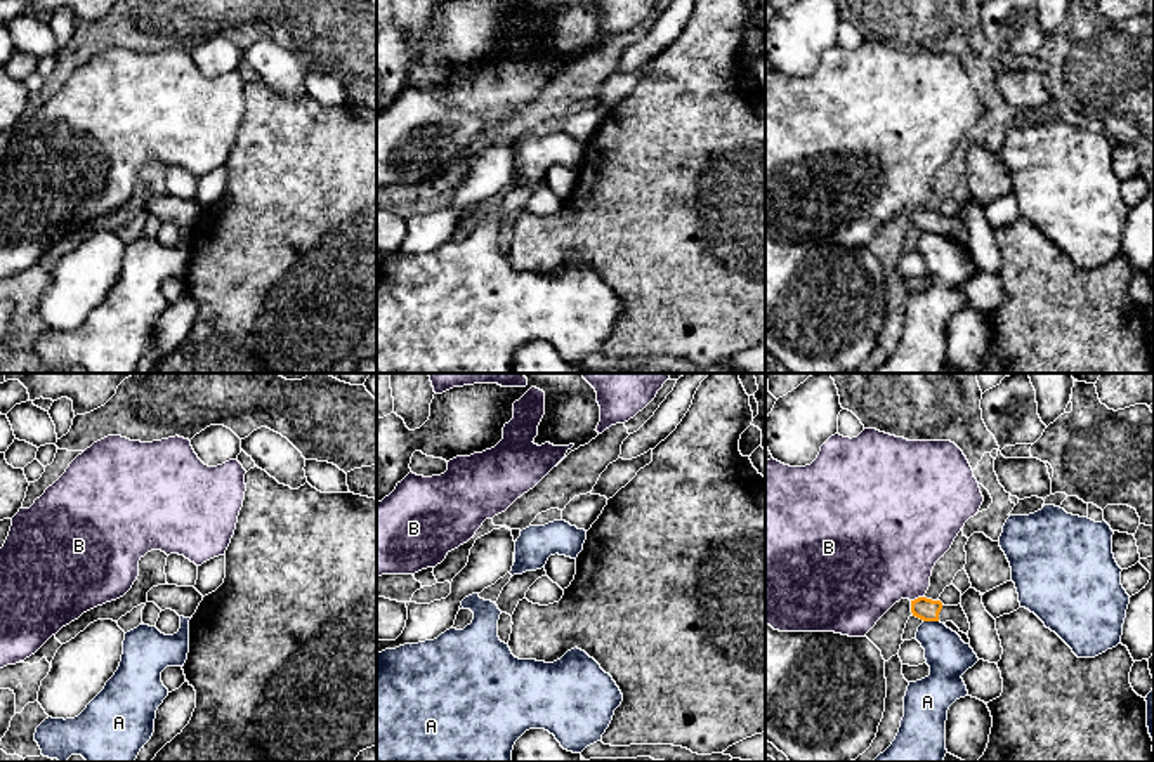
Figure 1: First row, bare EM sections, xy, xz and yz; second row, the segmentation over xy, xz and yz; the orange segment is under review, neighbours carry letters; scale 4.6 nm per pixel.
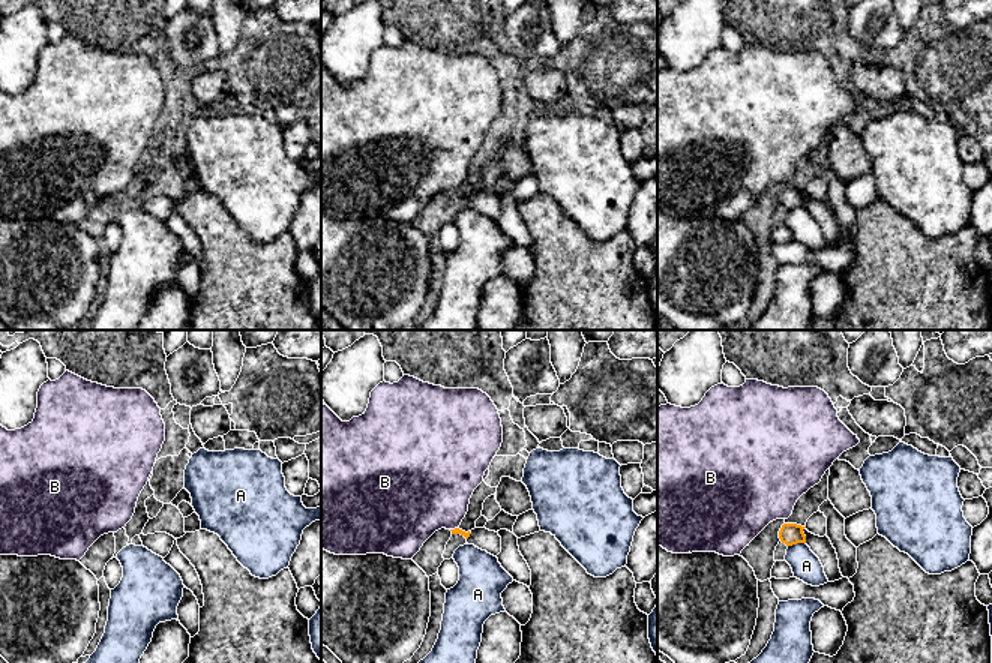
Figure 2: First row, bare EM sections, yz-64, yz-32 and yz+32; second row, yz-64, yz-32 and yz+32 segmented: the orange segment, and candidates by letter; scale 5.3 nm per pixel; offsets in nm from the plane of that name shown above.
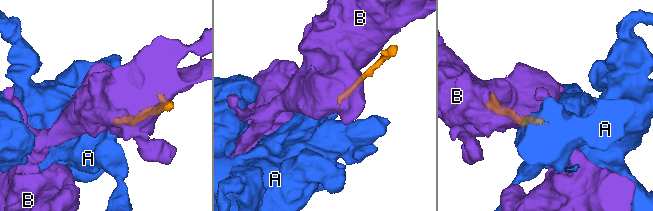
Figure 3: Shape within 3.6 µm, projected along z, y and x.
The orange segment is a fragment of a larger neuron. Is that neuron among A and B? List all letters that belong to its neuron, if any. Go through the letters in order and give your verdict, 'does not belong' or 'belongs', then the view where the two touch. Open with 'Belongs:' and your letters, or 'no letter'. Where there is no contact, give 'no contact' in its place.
Belongs: no letter
A: does not belong | yz
B: does not belong | yz

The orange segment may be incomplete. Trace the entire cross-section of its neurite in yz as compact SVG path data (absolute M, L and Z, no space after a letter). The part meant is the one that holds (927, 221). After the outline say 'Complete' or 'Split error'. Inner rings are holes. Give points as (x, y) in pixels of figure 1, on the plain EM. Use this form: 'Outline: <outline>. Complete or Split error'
Outline: M918 208L911 212L911 224L923 233L953 233L963 245L968 245L970 241L970 234L961 215L944 217L941 212Z. Split error

